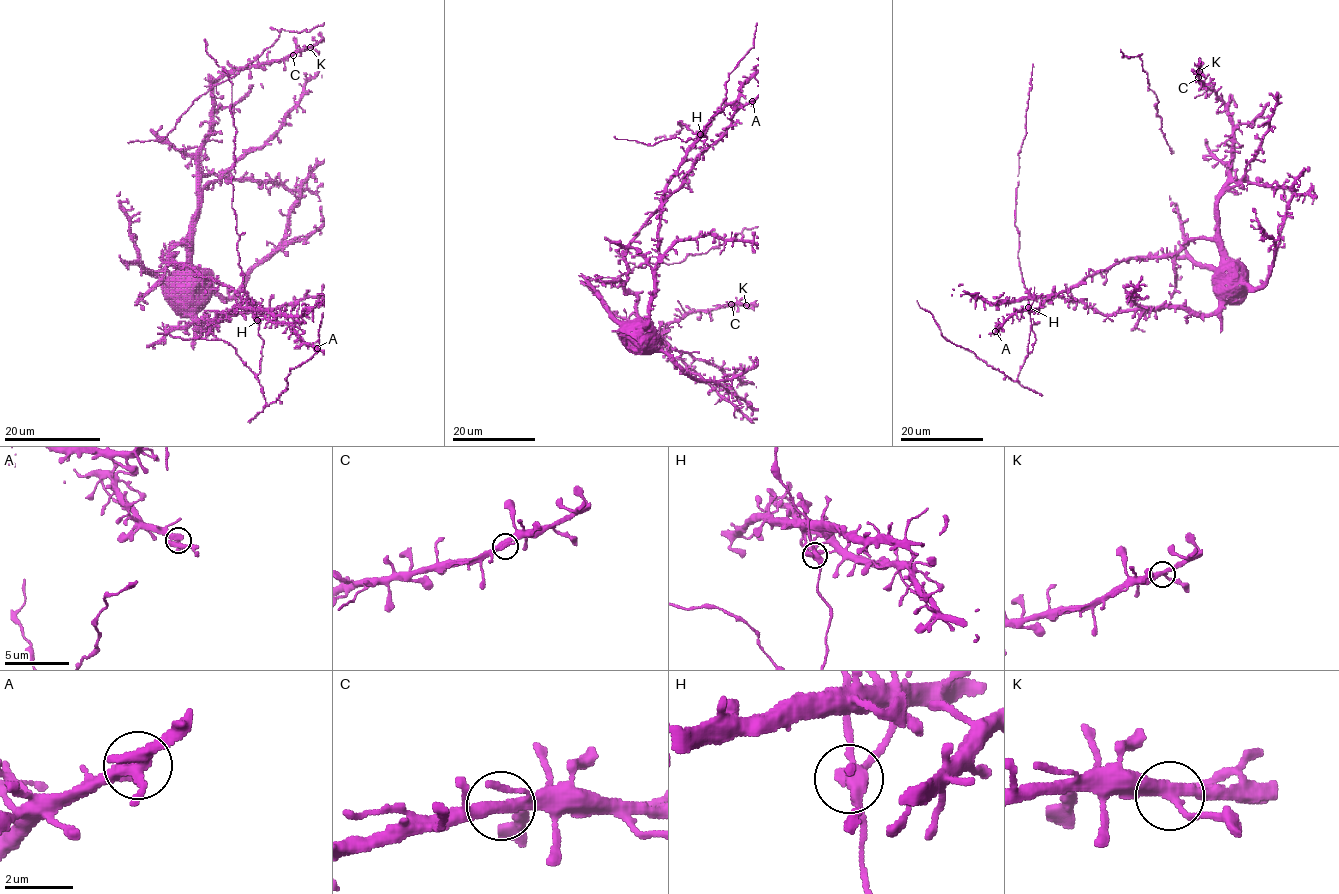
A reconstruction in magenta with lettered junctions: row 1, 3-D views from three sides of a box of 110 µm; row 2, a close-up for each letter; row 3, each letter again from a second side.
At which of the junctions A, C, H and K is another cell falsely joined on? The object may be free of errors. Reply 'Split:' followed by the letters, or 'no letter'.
Split: no letter

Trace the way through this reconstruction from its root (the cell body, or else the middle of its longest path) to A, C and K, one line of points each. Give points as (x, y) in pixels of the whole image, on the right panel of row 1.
A: (1228, 273), (1218, 278), (1218, 308), (1209, 314), (1183, 308), (1100, 314), (1053, 291), (996, 332)
C: (1228, 273), (1228, 265), (1222, 258), (1217, 194), (1228, 175), (1231, 115), (1227, 106), (1198, 77)
K: (1228, 273), (1228, 265), (1222, 258), (1217, 194), (1228, 175), (1231, 115), (1227, 106), (1200, 81), (1199, 71)

